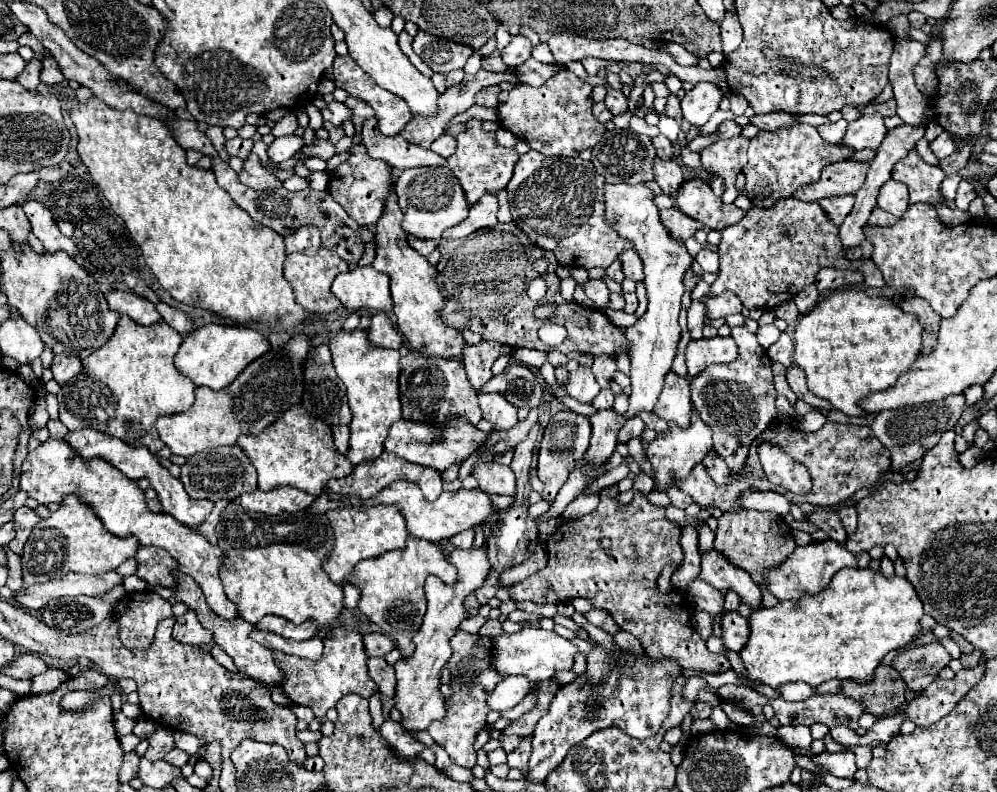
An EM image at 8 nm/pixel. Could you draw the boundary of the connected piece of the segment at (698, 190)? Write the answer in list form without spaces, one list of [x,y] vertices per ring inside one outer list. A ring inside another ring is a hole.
[[[699,178],[683,182],[677,192],[677,208],[687,216],[699,220],[709,230],[719,232],[737,224],[745,216],[745,210],[737,208],[735,204],[723,204],[721,198],[713,194],[709,184]]]

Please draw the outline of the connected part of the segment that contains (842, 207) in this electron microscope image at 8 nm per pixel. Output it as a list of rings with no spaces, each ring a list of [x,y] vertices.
[[[843,194],[843,196],[833,196],[833,198],[823,198],[819,200],[819,206],[823,206],[823,210],[829,214],[833,224],[839,226],[843,218],[851,212],[853,202],[855,202],[853,194]]]

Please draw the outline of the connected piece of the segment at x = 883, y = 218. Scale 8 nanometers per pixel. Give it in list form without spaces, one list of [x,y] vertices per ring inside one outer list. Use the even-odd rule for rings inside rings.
[[[875,206],[875,210],[873,210],[871,216],[869,216],[869,224],[879,224],[879,226],[891,226],[891,224],[895,224],[897,220],[899,220],[897,216],[881,210],[879,206]]]

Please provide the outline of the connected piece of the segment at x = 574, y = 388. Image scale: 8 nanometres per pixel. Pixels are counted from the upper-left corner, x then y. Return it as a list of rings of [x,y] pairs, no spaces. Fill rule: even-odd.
[[[577,368],[577,372],[571,372],[569,374],[569,380],[565,384],[565,390],[577,402],[591,404],[593,398],[599,394],[601,386],[597,384],[595,376],[591,374],[591,368]]]

